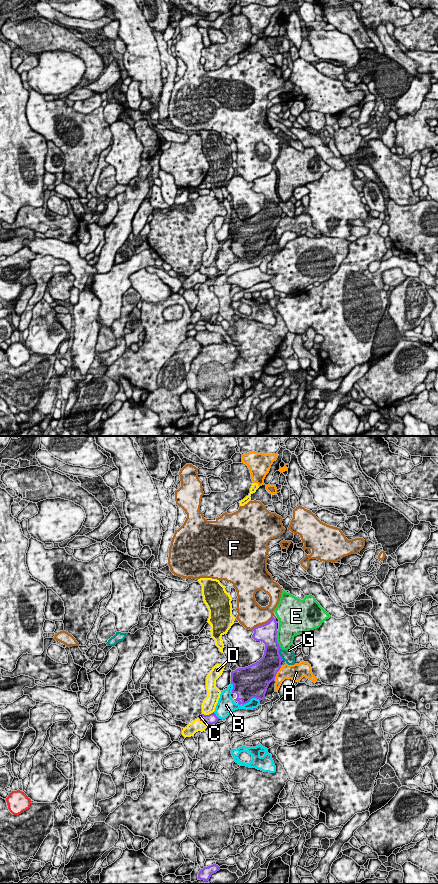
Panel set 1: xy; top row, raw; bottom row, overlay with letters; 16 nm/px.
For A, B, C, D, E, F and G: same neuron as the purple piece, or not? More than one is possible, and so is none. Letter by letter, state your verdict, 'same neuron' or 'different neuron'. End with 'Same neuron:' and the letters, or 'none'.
A: different neuron
B: different neuron
C: same neuron
D: different neuron
E: different neuron
F: different neuron
G: different neuron
Same neuron: C

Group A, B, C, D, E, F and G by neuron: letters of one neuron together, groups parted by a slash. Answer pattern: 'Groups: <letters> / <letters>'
Groups: A / B / C / D / E / F / G

